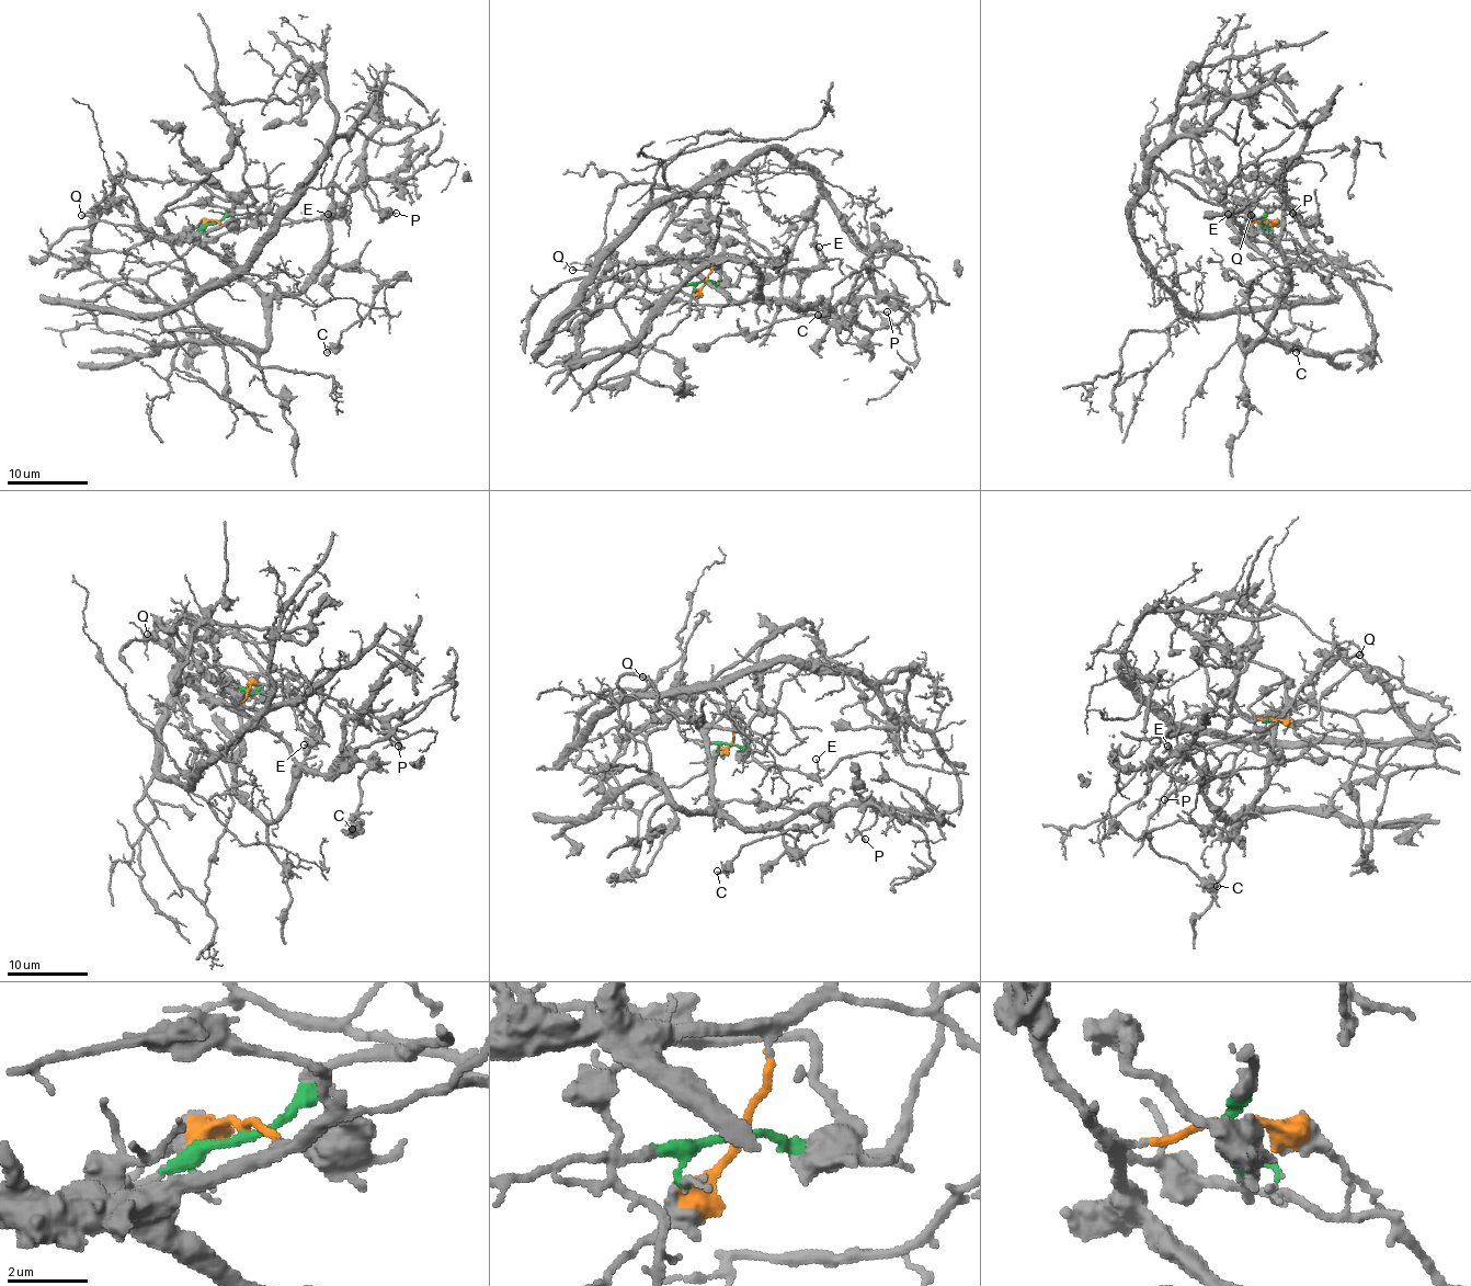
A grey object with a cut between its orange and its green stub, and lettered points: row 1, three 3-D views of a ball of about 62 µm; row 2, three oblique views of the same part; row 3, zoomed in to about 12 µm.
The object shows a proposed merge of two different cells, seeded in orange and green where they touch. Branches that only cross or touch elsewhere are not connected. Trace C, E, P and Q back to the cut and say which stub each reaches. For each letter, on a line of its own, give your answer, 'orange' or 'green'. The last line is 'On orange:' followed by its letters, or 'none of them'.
C: orange
E: orange
P: orange
Q: green
On orange: C, E, P

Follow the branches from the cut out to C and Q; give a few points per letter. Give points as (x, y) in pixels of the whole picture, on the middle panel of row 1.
C: (704, 281), (710, 262), (694, 260), (732, 298), (788, 300), (839, 320), (869, 272), (855, 270), (817, 315)
Q: (704, 281), (668, 288), (646, 288), (638, 281), (597, 279), (583, 270), (571, 270)

